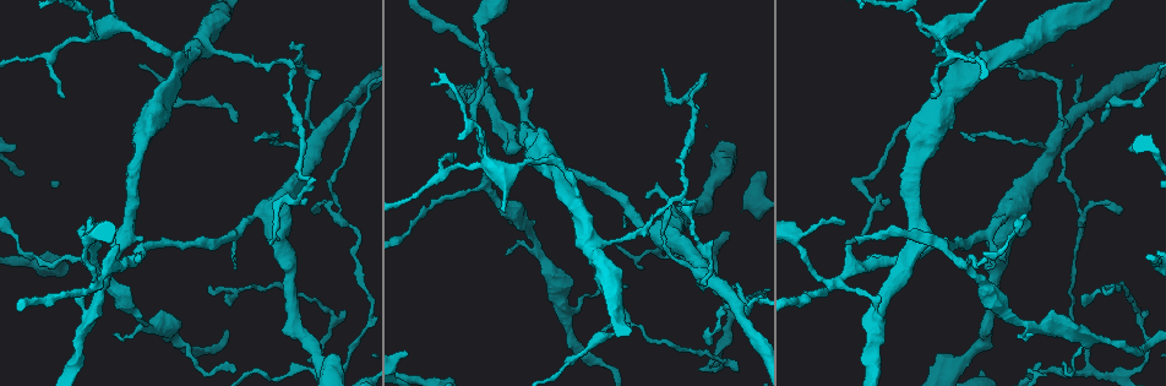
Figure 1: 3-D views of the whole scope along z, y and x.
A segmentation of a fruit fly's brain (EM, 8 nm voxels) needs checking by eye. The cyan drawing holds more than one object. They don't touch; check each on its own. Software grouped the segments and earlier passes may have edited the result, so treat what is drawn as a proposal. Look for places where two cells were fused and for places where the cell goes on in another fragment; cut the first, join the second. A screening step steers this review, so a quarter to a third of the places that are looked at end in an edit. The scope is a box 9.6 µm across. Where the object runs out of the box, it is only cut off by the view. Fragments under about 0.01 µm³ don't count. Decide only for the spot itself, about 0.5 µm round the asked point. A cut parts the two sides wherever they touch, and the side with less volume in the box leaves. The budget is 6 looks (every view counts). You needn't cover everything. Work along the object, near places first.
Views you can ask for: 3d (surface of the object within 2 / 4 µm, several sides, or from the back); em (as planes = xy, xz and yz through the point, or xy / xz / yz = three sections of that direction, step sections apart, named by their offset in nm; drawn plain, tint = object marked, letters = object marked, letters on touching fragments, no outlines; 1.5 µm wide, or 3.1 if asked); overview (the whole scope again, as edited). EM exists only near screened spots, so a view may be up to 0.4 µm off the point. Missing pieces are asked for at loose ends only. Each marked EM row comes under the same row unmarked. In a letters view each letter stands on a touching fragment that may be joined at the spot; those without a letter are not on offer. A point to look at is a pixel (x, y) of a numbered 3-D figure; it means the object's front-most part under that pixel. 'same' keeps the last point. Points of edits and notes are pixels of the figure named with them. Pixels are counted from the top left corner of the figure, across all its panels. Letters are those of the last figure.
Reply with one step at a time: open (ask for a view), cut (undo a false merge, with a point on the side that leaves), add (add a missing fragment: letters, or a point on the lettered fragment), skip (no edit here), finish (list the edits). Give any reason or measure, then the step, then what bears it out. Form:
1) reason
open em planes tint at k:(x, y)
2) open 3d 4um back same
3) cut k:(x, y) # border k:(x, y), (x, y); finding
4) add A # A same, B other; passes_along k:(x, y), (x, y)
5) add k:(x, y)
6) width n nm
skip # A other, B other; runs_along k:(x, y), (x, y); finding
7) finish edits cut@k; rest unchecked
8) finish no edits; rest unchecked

thin end
open 3d 4um at 1:(700, 112)

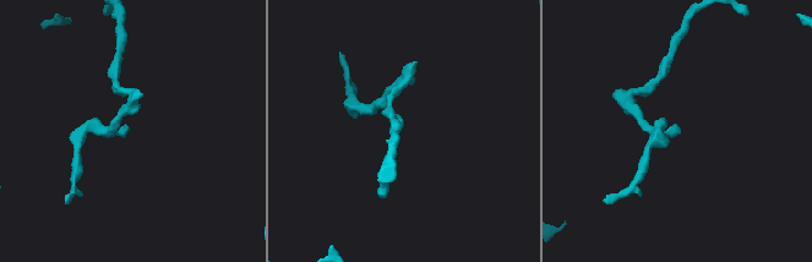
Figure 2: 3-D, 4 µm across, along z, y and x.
open em yz step 4 tint at 2:(676, 124)

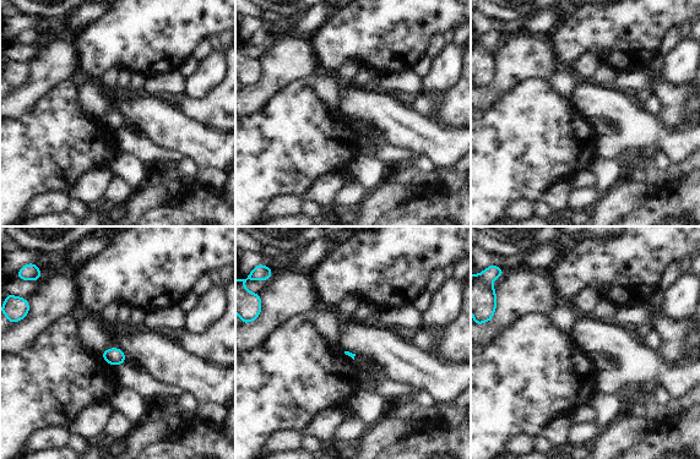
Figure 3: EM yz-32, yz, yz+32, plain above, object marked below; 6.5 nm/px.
open em planes letters same

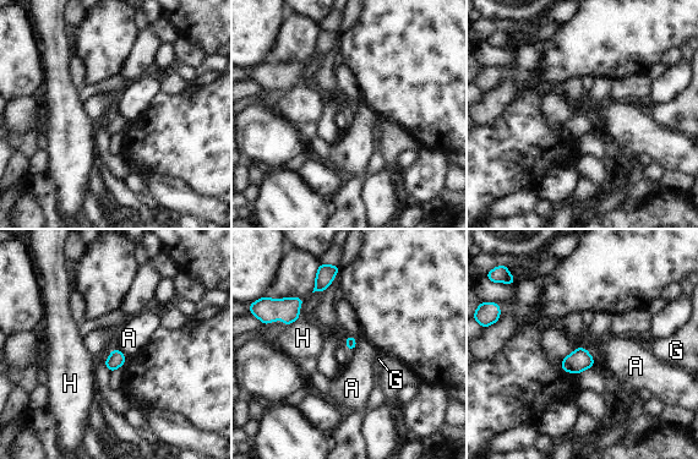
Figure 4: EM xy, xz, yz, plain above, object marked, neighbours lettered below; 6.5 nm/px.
skip # A other, G other, H other; border 4:(355, 337), (355, 347), (352, 350); none of them fits

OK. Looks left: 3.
three arms meet
open 3d 4um at 1:(291, 61)

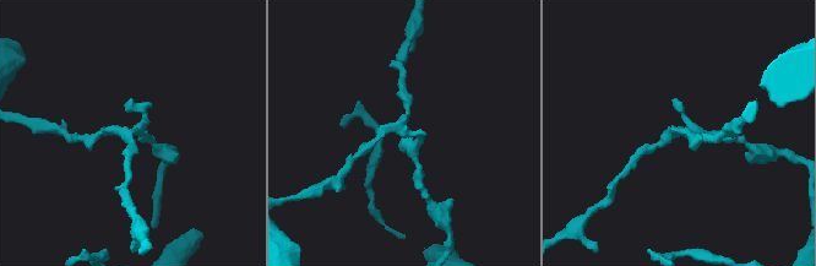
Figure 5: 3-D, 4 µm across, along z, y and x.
arms 3; need the tissue
open em planes tint at 5:(676, 129)

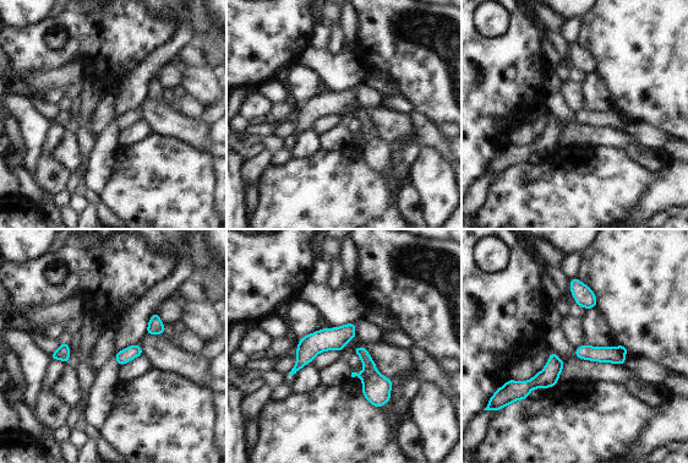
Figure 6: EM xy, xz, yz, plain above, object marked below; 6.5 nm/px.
open em planes letters same

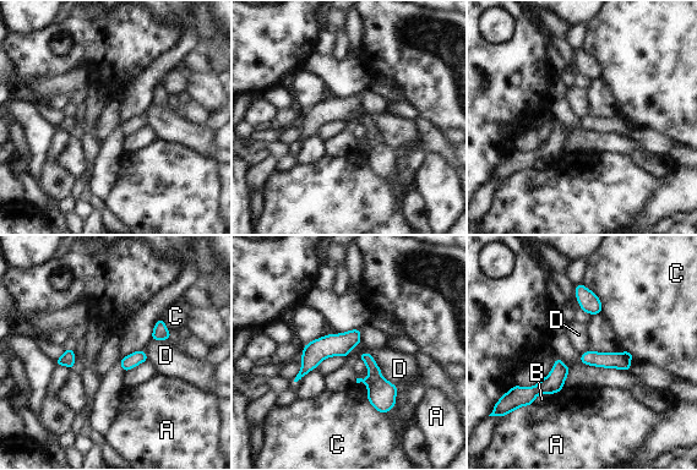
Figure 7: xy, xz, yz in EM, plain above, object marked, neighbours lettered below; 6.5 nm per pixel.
width 150 nm
cut 7:(381, 394) # A other, B other, C other, D other; border 7:(382, 378), (375, 380), (369, 386); a second cell is stuck on

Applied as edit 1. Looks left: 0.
finish edits cut@7; rest unchecked

